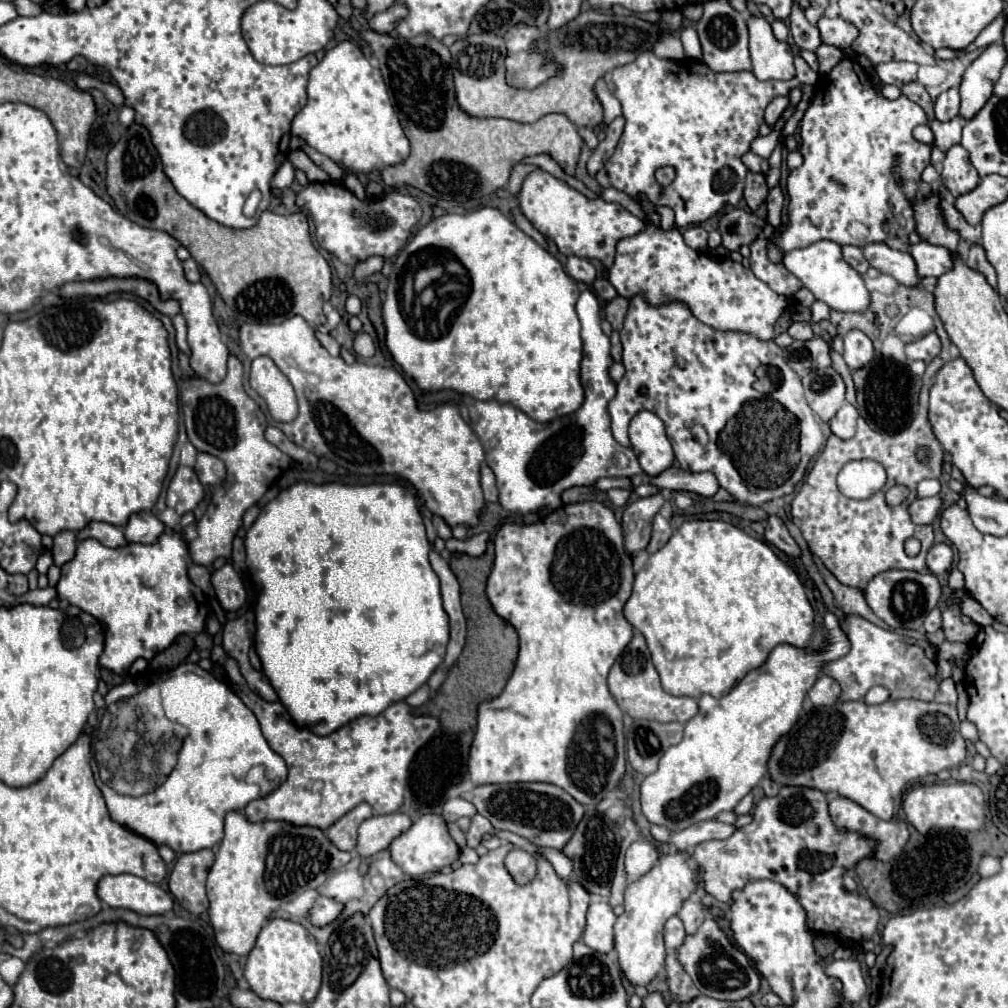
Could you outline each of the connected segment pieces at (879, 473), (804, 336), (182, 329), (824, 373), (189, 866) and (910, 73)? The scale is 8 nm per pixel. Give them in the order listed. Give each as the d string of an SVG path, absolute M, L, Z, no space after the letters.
M863 459L863 461L849 461L839 477L837 485L839 491L849 499L868 499L880 491L887 480L887 474L882 465Z
M793 323L793 325L789 327L789 335L791 335L793 339L807 341L807 339L811 339L813 331L811 331L811 325L809 325L809 323Z
M175 315L173 319L173 327L175 327L175 341L177 341L177 347L189 355L189 347L187 347L187 323L183 319L183 315Z
M817 369L801 379L805 389L805 401L823 419L829 421L845 401L845 383L833 369Z
M211 849L185 853L177 859L169 875L169 891L189 913L199 915L209 907L205 895L205 879L213 863L213 857L215 855Z
M891 61L891 63L881 63L875 67L879 79L883 83L897 85L899 89L911 81L915 81L919 65L917 63L907 63L907 61Z

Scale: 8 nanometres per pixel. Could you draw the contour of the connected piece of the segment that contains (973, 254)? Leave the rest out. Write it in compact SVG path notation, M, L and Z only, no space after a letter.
M973 245L969 247L969 253L967 253L967 267L979 271L981 275L985 275L987 283L991 283L991 287L997 287L997 275L995 275L995 269L993 265L987 261L985 257L985 251L981 245Z

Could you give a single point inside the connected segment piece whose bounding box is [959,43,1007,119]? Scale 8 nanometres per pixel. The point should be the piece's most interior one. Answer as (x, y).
(977, 86)

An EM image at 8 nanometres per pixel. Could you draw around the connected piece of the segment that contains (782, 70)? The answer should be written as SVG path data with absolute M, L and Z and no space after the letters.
M749 17L749 51L753 59L753 75L761 81L787 81L795 77L793 53L787 43L775 39L771 25L763 17Z

